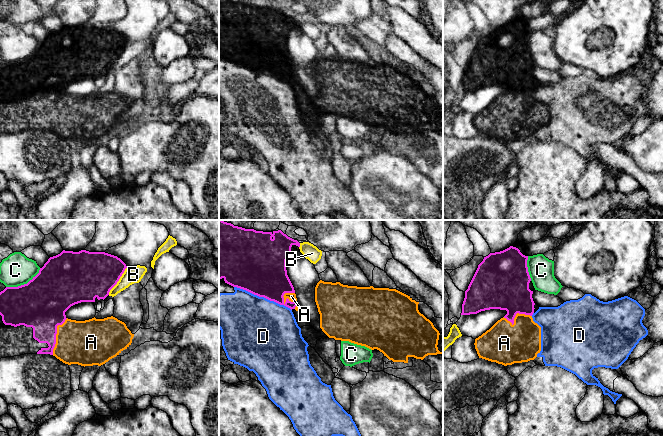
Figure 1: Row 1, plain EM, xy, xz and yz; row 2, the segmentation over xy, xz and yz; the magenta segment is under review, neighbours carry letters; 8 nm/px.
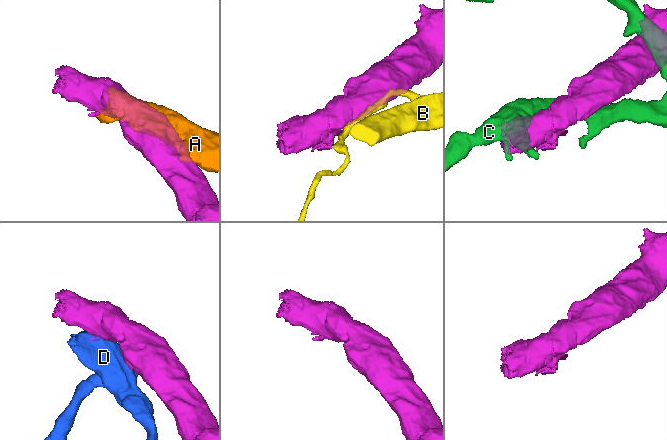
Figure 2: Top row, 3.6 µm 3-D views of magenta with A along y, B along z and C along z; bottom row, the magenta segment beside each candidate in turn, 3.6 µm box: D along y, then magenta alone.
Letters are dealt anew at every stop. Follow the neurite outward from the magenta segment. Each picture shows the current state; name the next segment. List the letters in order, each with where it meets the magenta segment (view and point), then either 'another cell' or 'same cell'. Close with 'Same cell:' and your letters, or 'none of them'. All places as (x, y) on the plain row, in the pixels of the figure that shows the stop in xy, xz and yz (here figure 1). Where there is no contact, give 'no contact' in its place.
A: xy (55, 111) | another cell
B: xy (118, 56) | another cell
C: xy (24, 60) | another cell
D: xz (263, 72) | another cell
Same cell: none of them

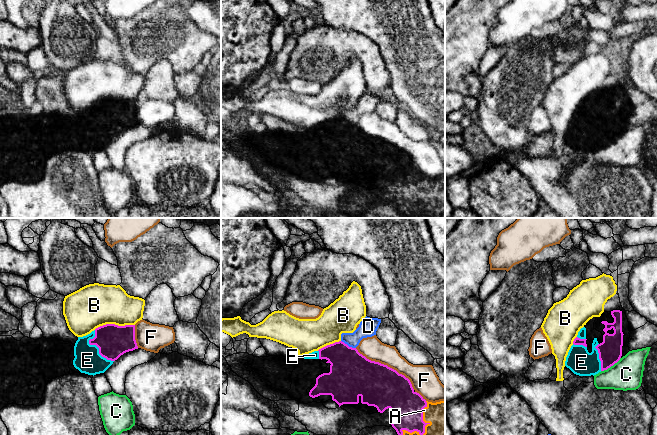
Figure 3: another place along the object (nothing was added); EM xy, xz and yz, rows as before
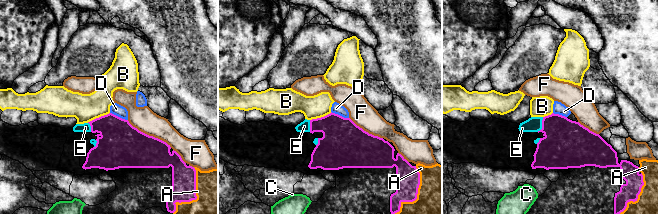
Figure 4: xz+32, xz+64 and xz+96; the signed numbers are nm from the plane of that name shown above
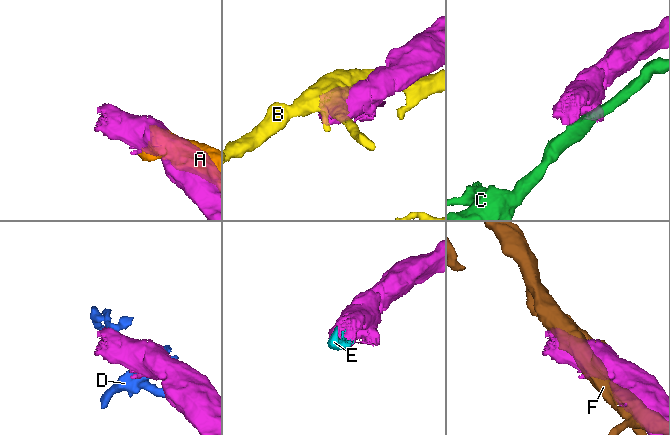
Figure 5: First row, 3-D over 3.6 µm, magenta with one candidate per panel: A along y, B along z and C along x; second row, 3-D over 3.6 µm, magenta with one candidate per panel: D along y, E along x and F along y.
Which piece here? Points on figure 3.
A: xz (424, 206) | another cell
B: xy (114, 100) | another cell
C: yz (611, 141) | another cell
D: xz (347, 121) | another cell
E: xy (96, 121) | same cell
F: xz (386, 141) | another cell
Same cell: E

